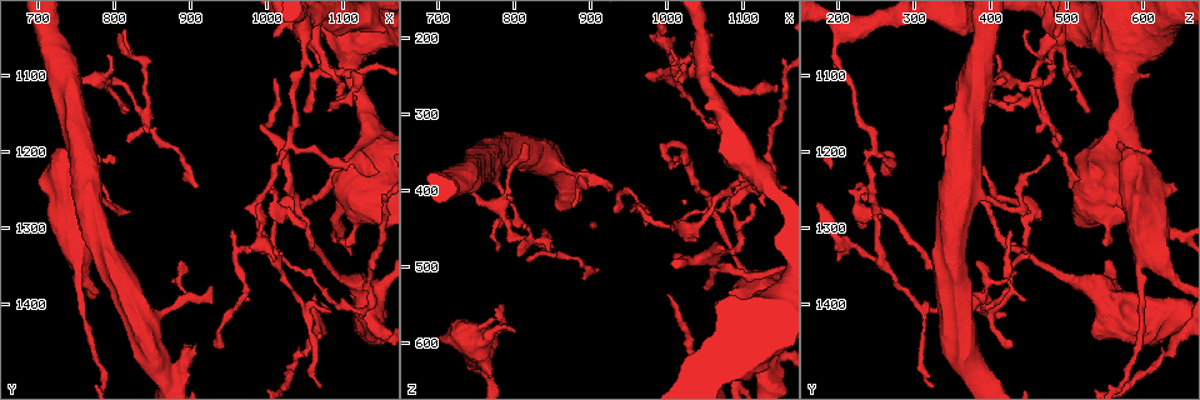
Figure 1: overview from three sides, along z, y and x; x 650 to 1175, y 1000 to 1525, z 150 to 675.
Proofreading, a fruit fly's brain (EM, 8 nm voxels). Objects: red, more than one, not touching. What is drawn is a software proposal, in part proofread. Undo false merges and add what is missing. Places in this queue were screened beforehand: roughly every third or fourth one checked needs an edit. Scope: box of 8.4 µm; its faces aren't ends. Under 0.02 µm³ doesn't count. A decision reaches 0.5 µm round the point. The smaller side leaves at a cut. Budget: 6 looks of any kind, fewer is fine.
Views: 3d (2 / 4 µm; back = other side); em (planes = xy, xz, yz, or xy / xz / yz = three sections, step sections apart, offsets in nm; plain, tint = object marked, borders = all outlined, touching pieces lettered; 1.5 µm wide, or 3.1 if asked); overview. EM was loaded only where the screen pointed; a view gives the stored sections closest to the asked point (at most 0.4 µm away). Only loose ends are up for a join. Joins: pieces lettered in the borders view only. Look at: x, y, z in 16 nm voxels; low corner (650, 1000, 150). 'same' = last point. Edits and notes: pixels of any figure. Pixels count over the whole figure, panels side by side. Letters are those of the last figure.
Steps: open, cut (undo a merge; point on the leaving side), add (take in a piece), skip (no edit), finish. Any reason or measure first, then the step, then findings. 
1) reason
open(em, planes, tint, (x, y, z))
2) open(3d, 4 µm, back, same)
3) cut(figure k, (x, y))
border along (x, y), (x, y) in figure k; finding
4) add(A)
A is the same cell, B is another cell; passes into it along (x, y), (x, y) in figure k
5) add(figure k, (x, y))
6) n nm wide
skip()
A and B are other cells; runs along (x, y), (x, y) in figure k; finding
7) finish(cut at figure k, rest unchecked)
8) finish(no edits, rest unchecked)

sudden change in width
open(3d, 2 µm, (1005, 1315, 445))

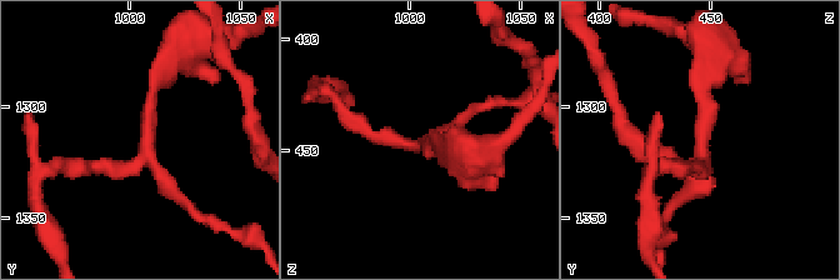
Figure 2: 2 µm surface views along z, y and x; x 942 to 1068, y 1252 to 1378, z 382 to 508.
3 arms; need the tissue
open(em, xz, step 8, tint, (1008, 1316, 446))

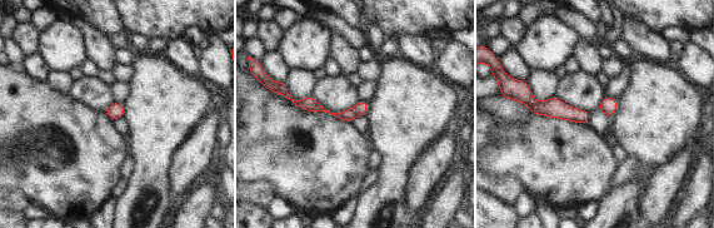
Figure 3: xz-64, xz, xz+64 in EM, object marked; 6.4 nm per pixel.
open(em, planes, borders, same)

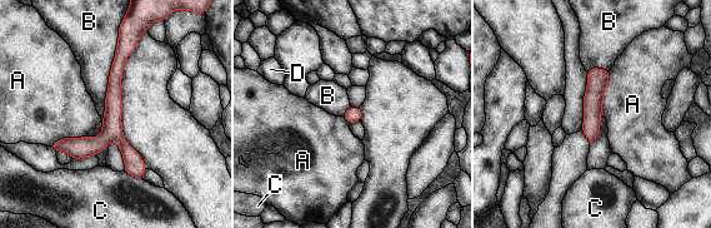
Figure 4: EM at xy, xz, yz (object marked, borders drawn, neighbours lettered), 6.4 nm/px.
skip()
A, B, C and D are other cells; one neuron here

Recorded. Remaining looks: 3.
a narrow waist
open(em, planes, borders, (835, 1150, 470))

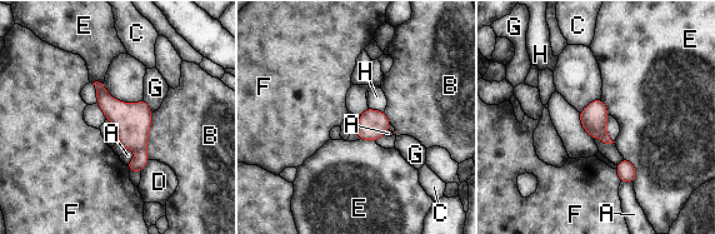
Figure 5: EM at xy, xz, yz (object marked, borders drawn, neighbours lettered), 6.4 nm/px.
B touches over 300 nm
skip()
A, B, C, D, E, F, G and H are other cells; runs along (98, 85), (133, 129), (138, 168) in figure 5; all the same neuron

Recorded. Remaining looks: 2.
branch stops here
open(em, planes, tint, (1130, 1095, 610))

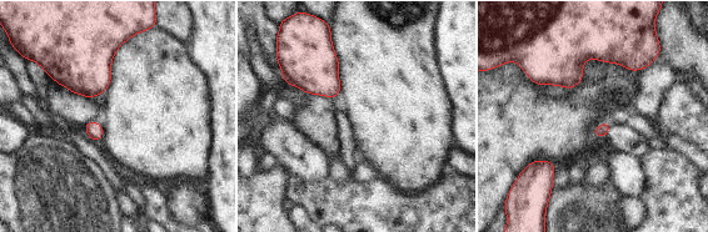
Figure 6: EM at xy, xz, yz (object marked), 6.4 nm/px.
open(em, planes, borders, same)

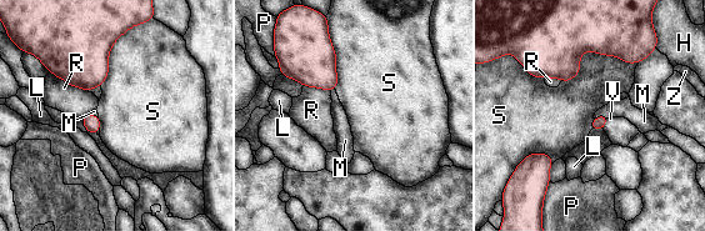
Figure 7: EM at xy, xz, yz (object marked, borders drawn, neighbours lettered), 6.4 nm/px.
add(M)
M is the same cell, H, L, P, R, S, V and Z are other cells; passes into it along (599, 122), (601, 115), (624, 108) in figure 7; it goes on there

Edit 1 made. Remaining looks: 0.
finish(add at figure 7, rest unchecked)

